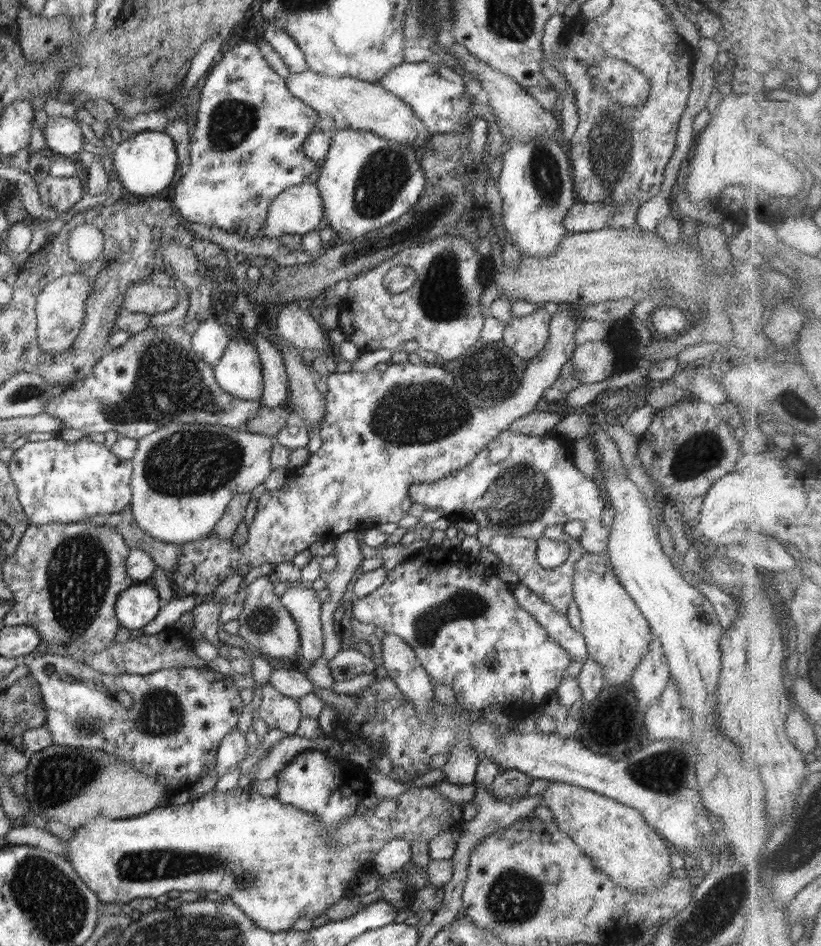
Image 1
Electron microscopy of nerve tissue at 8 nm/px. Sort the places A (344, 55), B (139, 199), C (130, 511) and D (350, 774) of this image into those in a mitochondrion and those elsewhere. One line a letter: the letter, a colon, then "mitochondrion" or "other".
A: other
B: other
C: other
D: other

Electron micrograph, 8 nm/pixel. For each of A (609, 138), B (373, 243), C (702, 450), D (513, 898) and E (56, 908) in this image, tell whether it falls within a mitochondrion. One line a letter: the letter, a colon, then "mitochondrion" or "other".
A: mitochondrion
B: mitochondrion
C: mitochondrion
D: mitochondrion
E: mitochondrion

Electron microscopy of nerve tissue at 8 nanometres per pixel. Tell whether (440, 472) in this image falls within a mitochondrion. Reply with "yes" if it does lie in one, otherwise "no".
no

